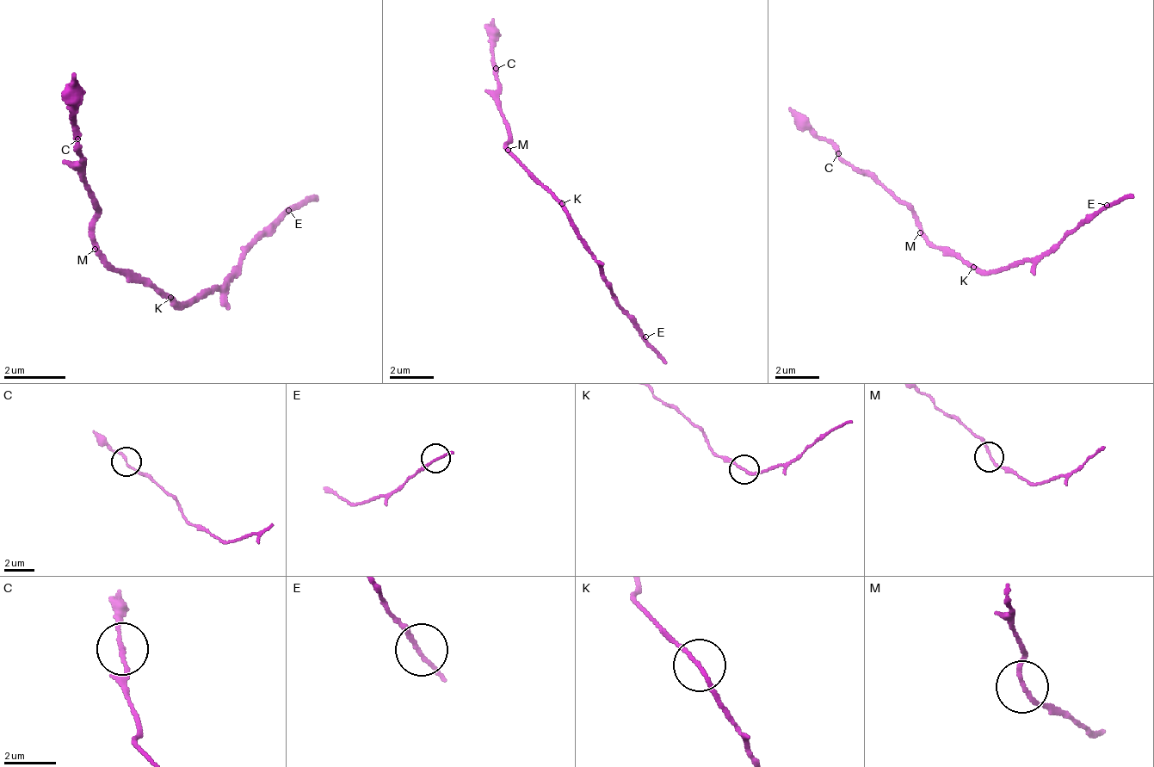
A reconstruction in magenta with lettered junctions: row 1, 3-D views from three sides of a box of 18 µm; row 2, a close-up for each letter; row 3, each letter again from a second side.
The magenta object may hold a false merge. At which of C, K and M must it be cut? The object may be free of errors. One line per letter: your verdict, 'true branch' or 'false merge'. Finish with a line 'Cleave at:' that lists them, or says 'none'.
C: true branch
K: true branch
M: true branch
Cleave at: none

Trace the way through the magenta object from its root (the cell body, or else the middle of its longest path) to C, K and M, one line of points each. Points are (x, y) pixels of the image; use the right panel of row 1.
C: (958, 260), (941, 254), (903, 205), (837, 155)
K: (958, 260), (969, 260), (975, 265)
M: (958, 260), (953, 254), (941, 254), (920, 232)

